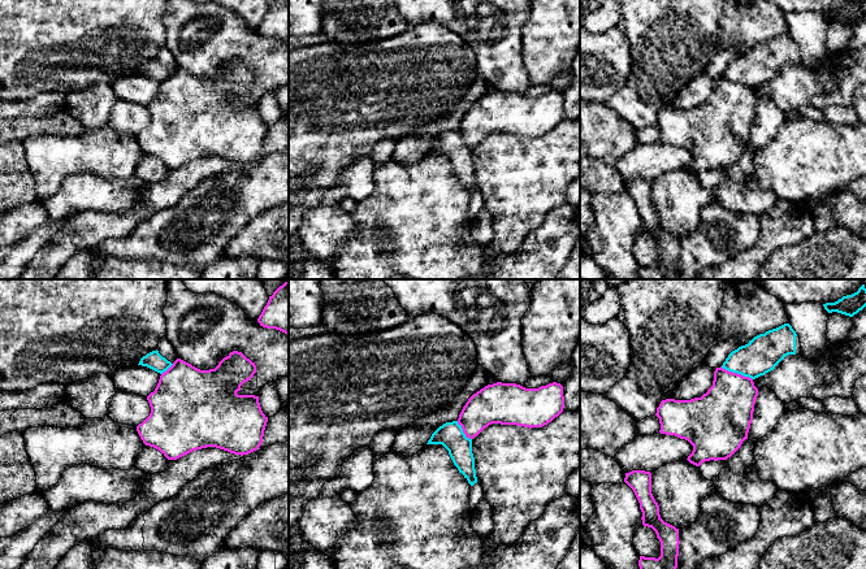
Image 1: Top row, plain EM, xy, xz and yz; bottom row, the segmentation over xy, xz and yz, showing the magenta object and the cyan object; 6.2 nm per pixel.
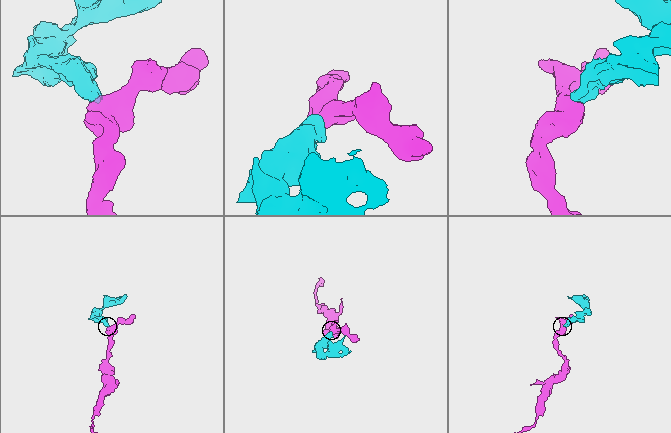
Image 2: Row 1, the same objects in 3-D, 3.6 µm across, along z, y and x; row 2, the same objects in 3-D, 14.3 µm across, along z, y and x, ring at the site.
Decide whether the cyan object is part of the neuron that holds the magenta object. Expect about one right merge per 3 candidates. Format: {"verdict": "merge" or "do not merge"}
{"verdict": "do not merge"}

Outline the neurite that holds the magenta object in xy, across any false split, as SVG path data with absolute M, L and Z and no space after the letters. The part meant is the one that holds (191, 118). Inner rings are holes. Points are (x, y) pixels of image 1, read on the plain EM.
M238 60L230 61L209 79L200 79L177 68L160 84L155 100L147 105L151 122L137 135L140 148L168 169L177 169L207 156L241 165L256 160L263 152L268 126L261 120L259 105L237 103L255 82L255 71Z

